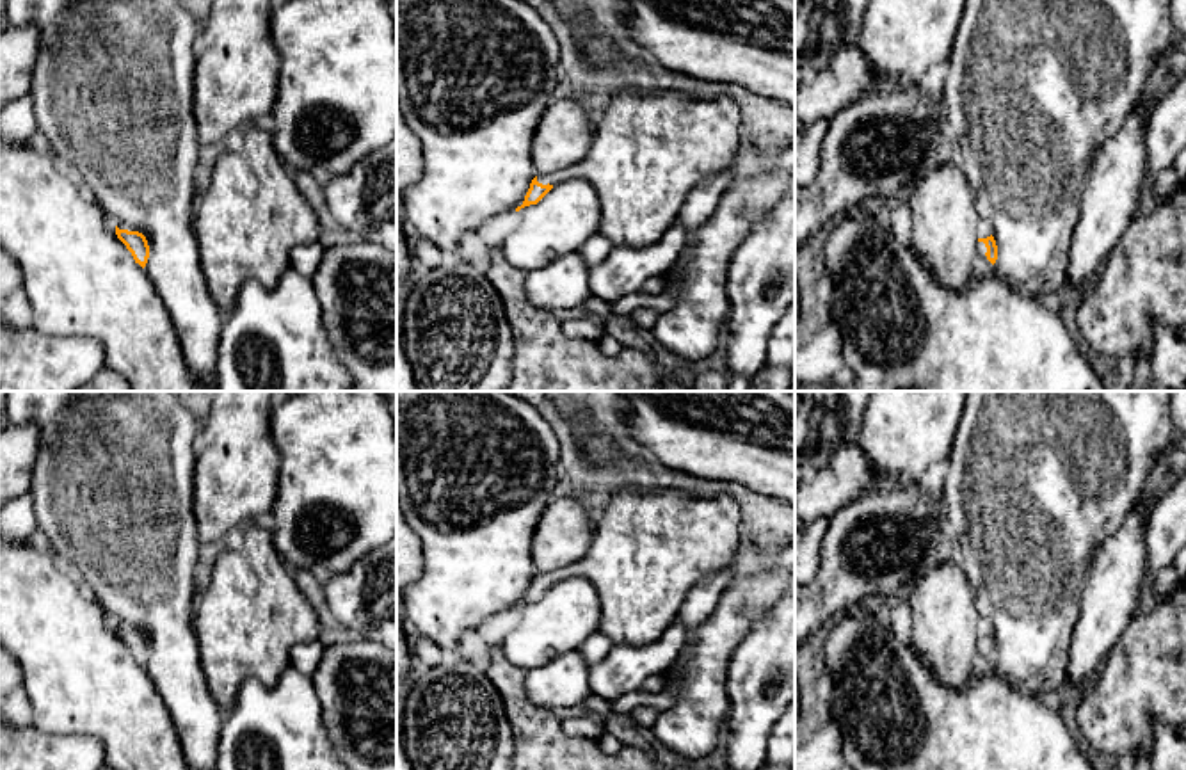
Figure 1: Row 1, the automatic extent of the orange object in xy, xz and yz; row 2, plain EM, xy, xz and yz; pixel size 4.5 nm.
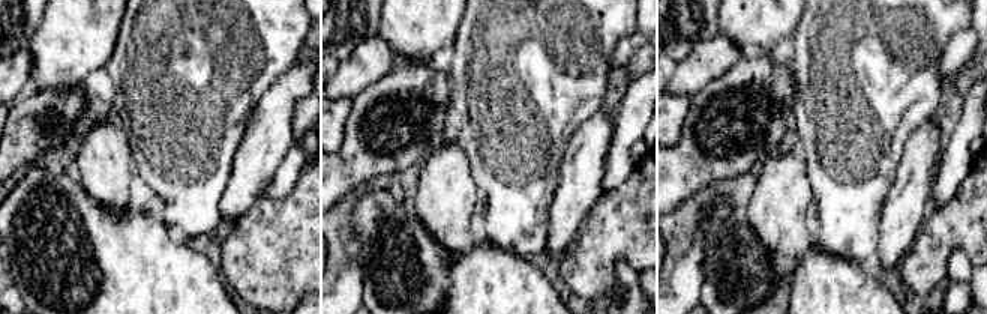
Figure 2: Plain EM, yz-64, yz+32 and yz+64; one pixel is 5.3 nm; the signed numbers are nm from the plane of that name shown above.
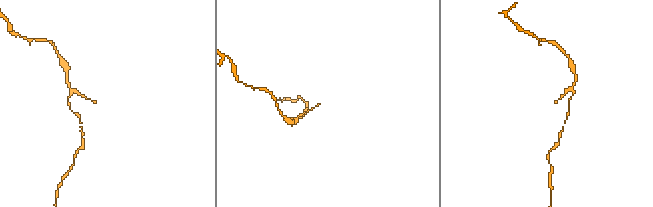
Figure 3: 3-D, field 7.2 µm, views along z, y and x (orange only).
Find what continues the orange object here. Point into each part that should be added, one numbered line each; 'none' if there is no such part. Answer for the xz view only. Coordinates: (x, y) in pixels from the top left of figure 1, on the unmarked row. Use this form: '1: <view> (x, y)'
1: xz (649, 550)

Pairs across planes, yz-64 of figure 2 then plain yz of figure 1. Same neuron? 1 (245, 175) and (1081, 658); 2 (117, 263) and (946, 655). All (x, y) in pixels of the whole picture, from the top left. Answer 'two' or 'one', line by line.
1: one
2: two

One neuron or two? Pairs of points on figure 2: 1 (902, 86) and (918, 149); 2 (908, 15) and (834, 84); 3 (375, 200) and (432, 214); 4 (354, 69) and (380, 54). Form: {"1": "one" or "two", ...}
{"1": "two", "2": "one", "3": "two", "4": "one"}

